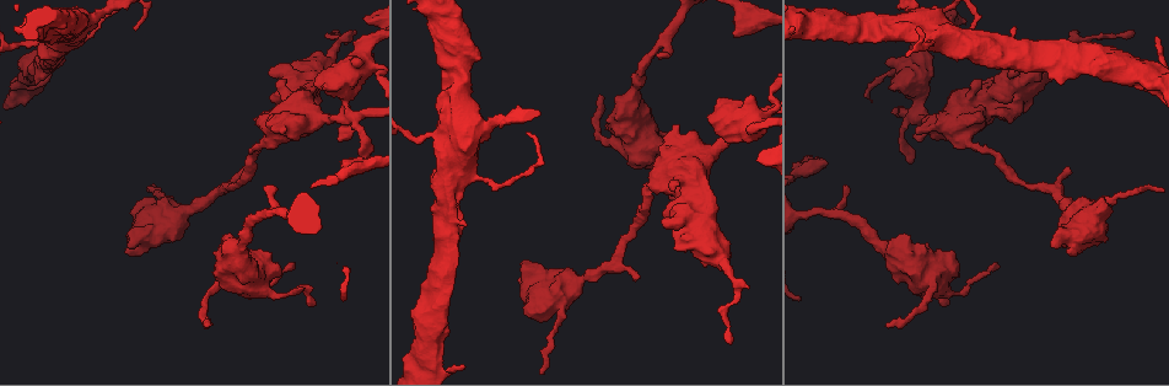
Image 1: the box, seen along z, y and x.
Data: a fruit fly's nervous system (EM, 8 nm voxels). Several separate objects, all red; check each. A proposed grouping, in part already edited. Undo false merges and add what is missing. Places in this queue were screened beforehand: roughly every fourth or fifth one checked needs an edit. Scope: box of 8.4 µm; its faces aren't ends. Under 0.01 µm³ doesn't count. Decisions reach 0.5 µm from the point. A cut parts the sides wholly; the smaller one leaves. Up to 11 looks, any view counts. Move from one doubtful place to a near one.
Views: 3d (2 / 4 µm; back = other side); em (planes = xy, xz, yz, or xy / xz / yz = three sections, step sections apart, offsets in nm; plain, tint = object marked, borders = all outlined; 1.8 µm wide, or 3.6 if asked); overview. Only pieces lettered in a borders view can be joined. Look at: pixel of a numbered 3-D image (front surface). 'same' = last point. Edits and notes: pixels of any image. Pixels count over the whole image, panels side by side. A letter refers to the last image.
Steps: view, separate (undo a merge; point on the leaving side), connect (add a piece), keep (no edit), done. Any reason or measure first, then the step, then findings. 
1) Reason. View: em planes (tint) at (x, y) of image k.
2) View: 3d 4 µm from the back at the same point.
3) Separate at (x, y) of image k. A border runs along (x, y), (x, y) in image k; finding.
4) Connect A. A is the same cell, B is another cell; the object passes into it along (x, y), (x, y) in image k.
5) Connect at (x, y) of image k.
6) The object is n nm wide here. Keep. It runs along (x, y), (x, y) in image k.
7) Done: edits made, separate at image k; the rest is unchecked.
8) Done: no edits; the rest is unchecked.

Four-way junction. View: 3d 4 µm from the back at (346, 116) of image 1.

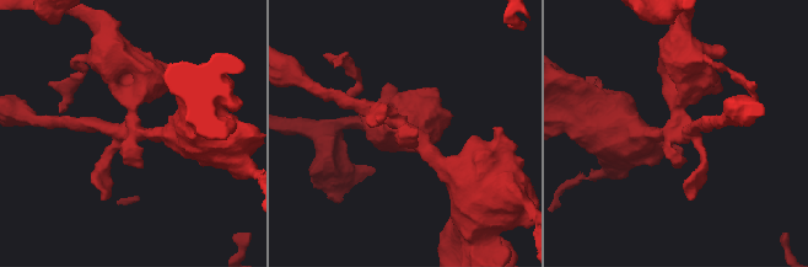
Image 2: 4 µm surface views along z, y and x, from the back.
4 arms meet here; need the tissue. View: em planes (borders) at (674, 131) of image 2.

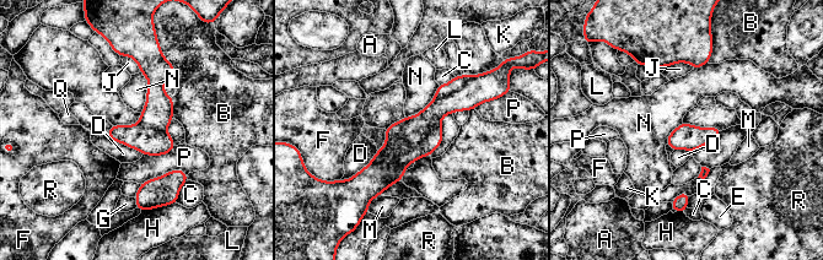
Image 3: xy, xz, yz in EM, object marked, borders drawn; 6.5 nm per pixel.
Separate at (442, 91) of image 3. A, B, C, D, E, F, G, H, J, K, L, M, N, P, Q and R are other cells; the part that leaves runs along (135, 55), (156, 75), (162, 128) in image 3; a second neuron is stuck on.

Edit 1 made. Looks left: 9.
Abrupt turn. View: 3d 4 µm at (690, 219) of image 1.

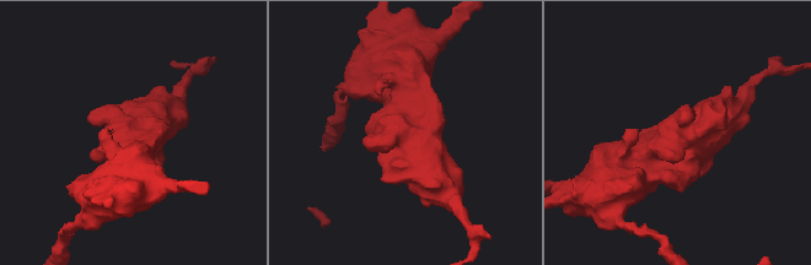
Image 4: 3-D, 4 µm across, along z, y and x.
Need the tissue. View: em 3.6 µm planes (borders) at (408, 138) of image 4.

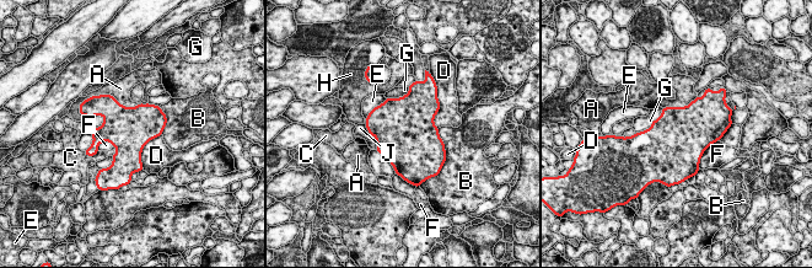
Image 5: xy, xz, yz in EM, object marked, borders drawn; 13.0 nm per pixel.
The longest contact is with D, 500 nm. Keep. A, B, C, D, E, F, G, H and J are other cells; a border runs along (718, 140), (704, 151), (699, 167) in image 5; one neuron here.

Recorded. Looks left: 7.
Sharp bend. View: em 3.6 µm planes (borders) at (199, 71) of image 4.

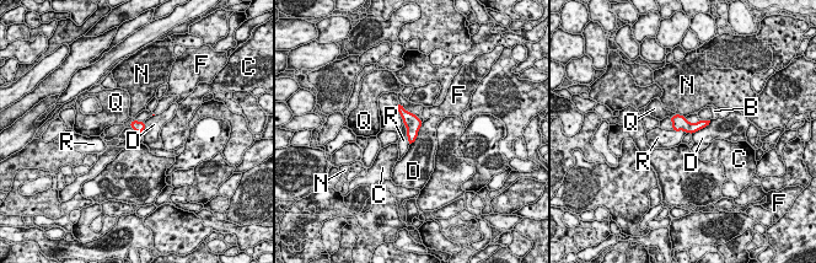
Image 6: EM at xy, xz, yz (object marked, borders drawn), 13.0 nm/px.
The longest contact is with D, 360 nm. Keep. B, C, D, F, N, Q and R are other cells; a border runs along (403, 124), (409, 144) in image 6; one neuron here.

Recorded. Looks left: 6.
Stops while still wide. View: 3d 2 µm at (1067, 40) of image 1.

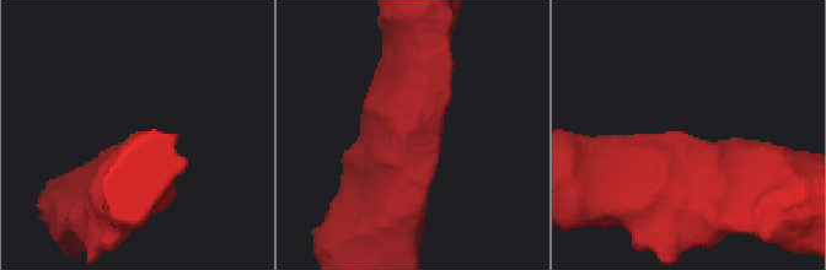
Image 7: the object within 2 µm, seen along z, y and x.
View: em xz step 4 (tint) at (685, 136) of image 7.

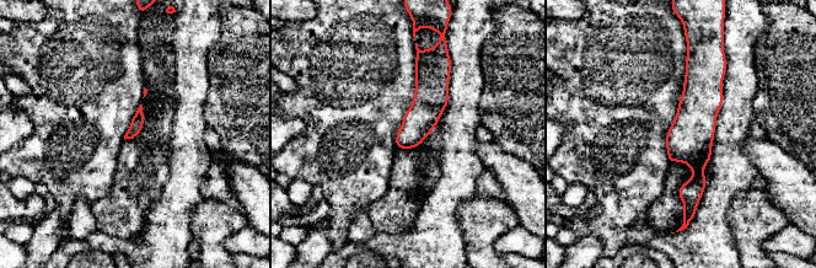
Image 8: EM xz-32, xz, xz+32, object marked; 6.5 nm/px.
Another direction. View: em planes (borders) at the same point.

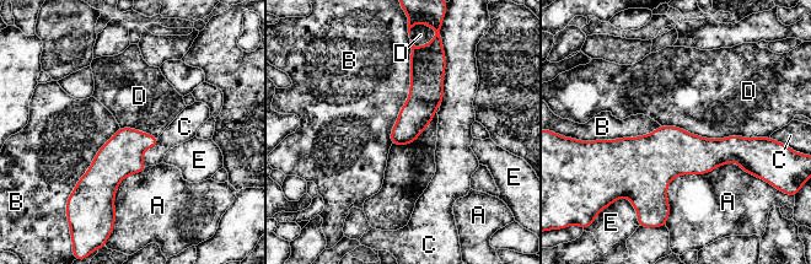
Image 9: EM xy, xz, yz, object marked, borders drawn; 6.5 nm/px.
The longest contact is with D, 700 nm. Keep. A, B, C, D and E are other cells; no lettered piece goes on from it.

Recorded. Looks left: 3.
Free end. View: 3d 2 µm from the back at (946, 304) of image 1.

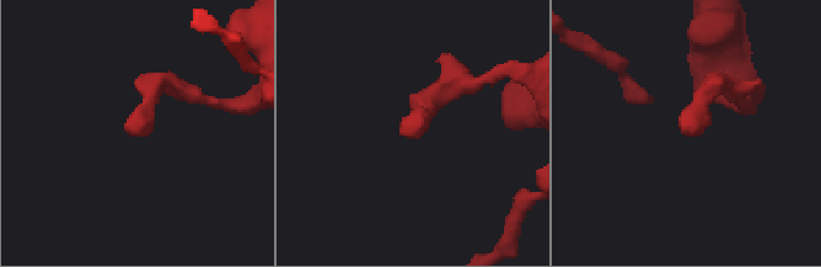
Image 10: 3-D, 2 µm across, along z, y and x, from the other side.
Need the tissue. View: em planes (borders) at (135, 133) of image 10.

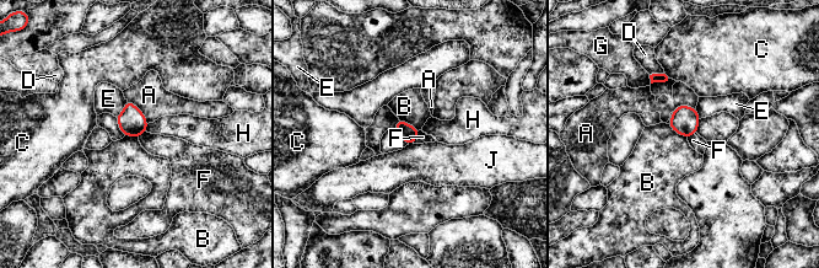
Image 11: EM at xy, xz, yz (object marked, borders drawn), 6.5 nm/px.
Keep. A, B, C, D, E, F, G, H and J are other cells; a border runs along (398, 117), (420, 129) in image 11; none of them fits.

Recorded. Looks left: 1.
Done: edits made, separate at image 3; the rest is unchecked.

